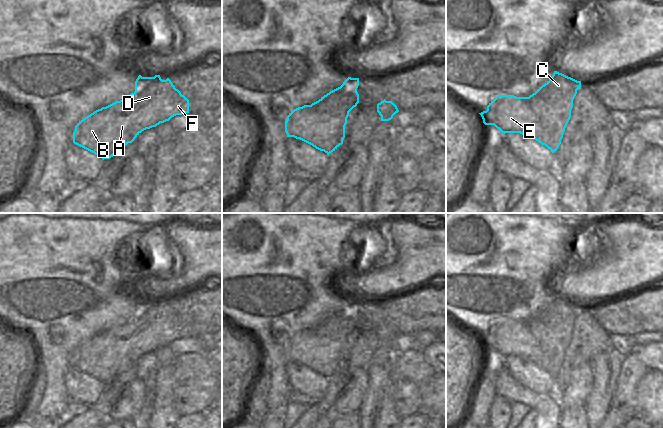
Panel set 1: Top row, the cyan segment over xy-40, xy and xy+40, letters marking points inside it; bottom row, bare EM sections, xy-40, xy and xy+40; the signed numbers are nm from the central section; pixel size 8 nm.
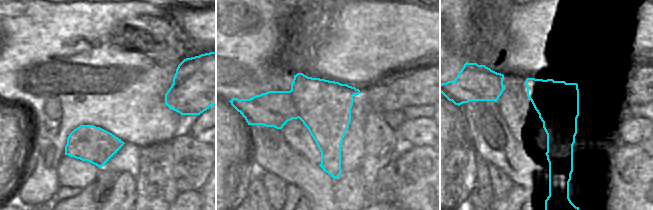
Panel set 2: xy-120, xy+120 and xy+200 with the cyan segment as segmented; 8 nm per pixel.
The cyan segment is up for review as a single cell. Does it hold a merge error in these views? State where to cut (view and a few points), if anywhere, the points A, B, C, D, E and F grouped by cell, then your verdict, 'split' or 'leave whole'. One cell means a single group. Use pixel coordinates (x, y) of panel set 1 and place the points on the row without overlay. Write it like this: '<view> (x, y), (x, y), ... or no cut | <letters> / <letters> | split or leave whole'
xy (357, 326), (337, 326), (329, 336), (316, 335), (310, 331) | A B D E F / C | split

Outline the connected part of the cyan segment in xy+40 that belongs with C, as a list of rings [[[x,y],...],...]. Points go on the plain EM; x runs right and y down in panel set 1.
[[[554,295],[552,301],[532,319],[531,330],[543,348],[543,366],[552,377],[561,368],[565,352],[571,342],[573,324],[581,305]]]

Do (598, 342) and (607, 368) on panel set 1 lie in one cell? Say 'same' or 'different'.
different

